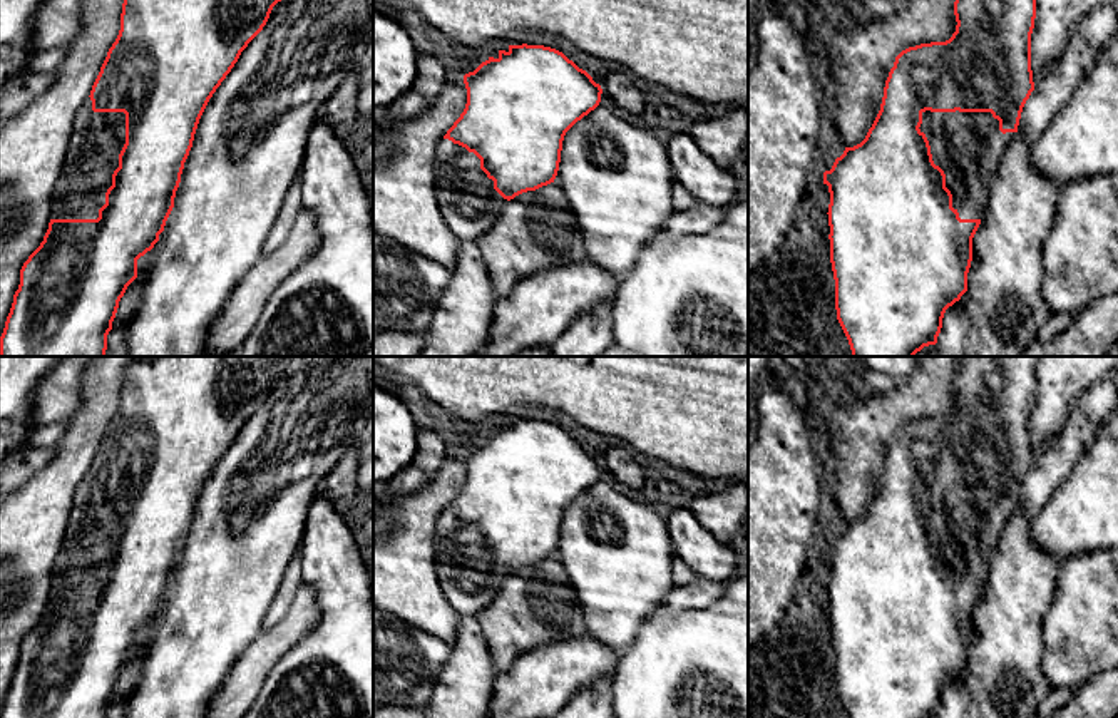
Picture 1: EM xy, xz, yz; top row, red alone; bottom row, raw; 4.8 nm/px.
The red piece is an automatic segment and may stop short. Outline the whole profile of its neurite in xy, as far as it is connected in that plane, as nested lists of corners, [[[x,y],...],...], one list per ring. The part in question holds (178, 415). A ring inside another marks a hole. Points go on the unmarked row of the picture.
[[[149,356],[126,367],[119,410],[107,427],[90,470],[84,475],[74,494],[67,534],[52,571],[49,604],[40,621],[28,631],[20,644],[20,659],[13,669],[0,718],[107,718],[119,676],[127,661],[137,653],[137,634],[159,616],[159,609],[164,606],[166,596],[174,582],[184,537],[209,474],[231,447],[241,427],[263,405],[273,382],[283,375],[291,358],[293,356]]]

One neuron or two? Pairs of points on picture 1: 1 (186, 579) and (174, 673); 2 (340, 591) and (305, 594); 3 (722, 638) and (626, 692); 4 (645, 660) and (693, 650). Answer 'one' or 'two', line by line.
1: one
2: two
3: one
4: one

